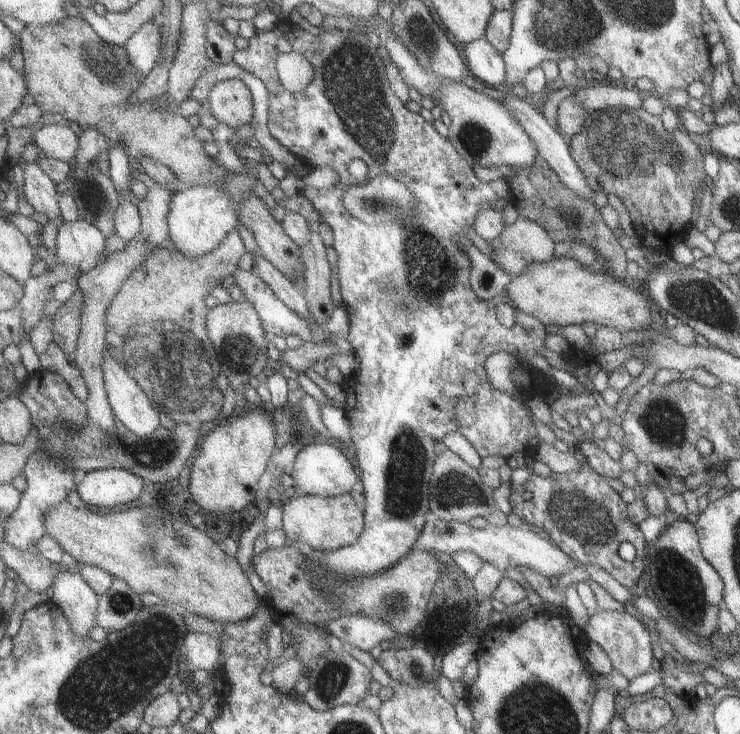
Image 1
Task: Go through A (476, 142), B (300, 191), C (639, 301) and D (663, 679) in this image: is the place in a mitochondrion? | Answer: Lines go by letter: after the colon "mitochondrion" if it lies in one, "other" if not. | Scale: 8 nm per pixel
A: mitochondrion
B: other
C: other
D: other

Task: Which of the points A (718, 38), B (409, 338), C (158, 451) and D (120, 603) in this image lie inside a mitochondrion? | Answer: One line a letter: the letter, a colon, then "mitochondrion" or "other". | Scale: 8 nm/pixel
A: other
B: mitochondrion
C: mitochondrion
D: mitochondrion

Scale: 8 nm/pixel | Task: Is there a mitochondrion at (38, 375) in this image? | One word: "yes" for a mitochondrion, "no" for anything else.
no

